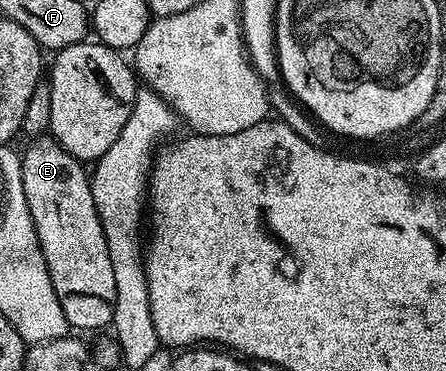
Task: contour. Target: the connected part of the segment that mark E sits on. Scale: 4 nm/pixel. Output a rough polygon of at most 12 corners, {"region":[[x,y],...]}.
{"region":[[50,134],[20,157],[69,329],[107,329],[115,274],[89,169]]}

